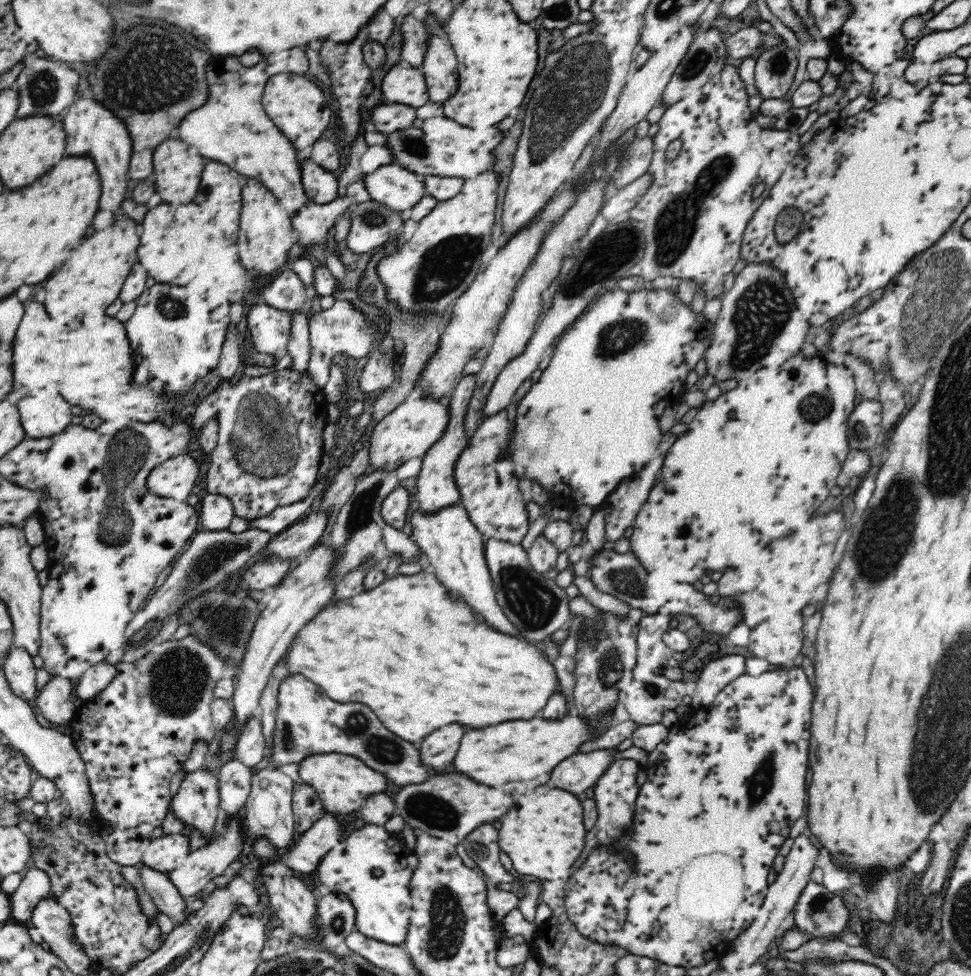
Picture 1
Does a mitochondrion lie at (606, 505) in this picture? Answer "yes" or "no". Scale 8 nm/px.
no

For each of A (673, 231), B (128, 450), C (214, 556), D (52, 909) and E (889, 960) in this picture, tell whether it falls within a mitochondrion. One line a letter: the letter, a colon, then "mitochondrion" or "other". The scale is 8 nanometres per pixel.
A: mitochondrion
B: mitochondrion
C: mitochondrion
D: other
E: other

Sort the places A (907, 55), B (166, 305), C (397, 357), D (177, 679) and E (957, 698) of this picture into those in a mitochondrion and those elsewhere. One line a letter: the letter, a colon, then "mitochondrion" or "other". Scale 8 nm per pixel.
A: other
B: mitochondrion
C: other
D: mitochondrion
E: mitochondrion

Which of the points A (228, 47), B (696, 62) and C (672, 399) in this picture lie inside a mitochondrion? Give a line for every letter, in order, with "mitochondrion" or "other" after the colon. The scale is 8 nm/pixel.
A: other
B: mitochondrion
C: other

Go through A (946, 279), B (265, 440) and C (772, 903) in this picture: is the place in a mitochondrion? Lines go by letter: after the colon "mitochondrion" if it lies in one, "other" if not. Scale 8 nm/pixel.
A: mitochondrion
B: mitochondrion
C: other

